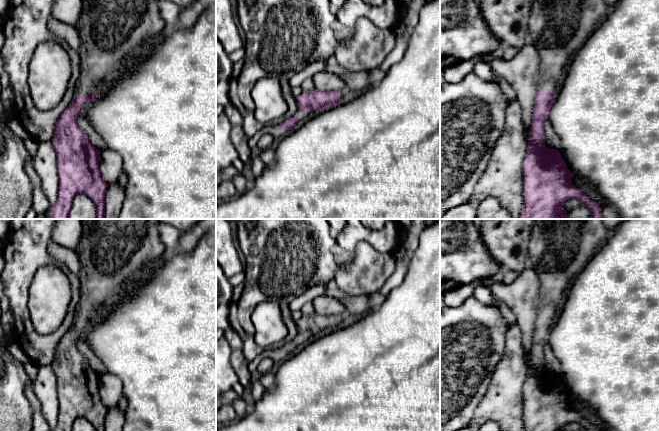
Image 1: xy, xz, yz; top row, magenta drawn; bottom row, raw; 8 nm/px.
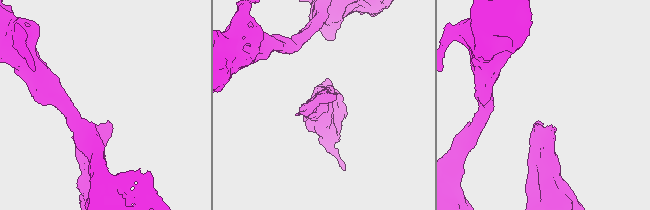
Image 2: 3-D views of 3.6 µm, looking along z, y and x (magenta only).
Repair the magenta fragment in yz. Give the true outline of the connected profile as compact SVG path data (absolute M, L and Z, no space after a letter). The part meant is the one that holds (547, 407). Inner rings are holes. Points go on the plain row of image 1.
M602 219L533 221L528 259L529 266L538 274L540 286L538 316L523 386L523 431L562 431L570 423L578 423L586 431L599 431L571 407L574 399L559 374L545 370L544 345L572 285L609 235Z

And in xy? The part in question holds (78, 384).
M83 219L83 231L75 252L81 265L80 300L76 306L75 322L62 336L56 346L52 366L57 379L59 402L58 421L52 431L71 431L78 418L88 420L95 431L105 431L105 418L108 408L102 403L99 395L100 375L91 367L88 360L77 348L77 342L88 334L95 325L106 317L111 309L128 296L137 286L148 280L148 274L165 258L165 247L160 239L160 219Z

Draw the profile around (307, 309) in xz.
M307 302L301 307L300 310L303 314L303 316L310 316L315 314L315 309L313 306L313 302Z

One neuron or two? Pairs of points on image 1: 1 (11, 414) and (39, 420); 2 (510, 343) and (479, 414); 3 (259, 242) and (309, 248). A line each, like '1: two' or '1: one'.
1: two
2: one
3: one

